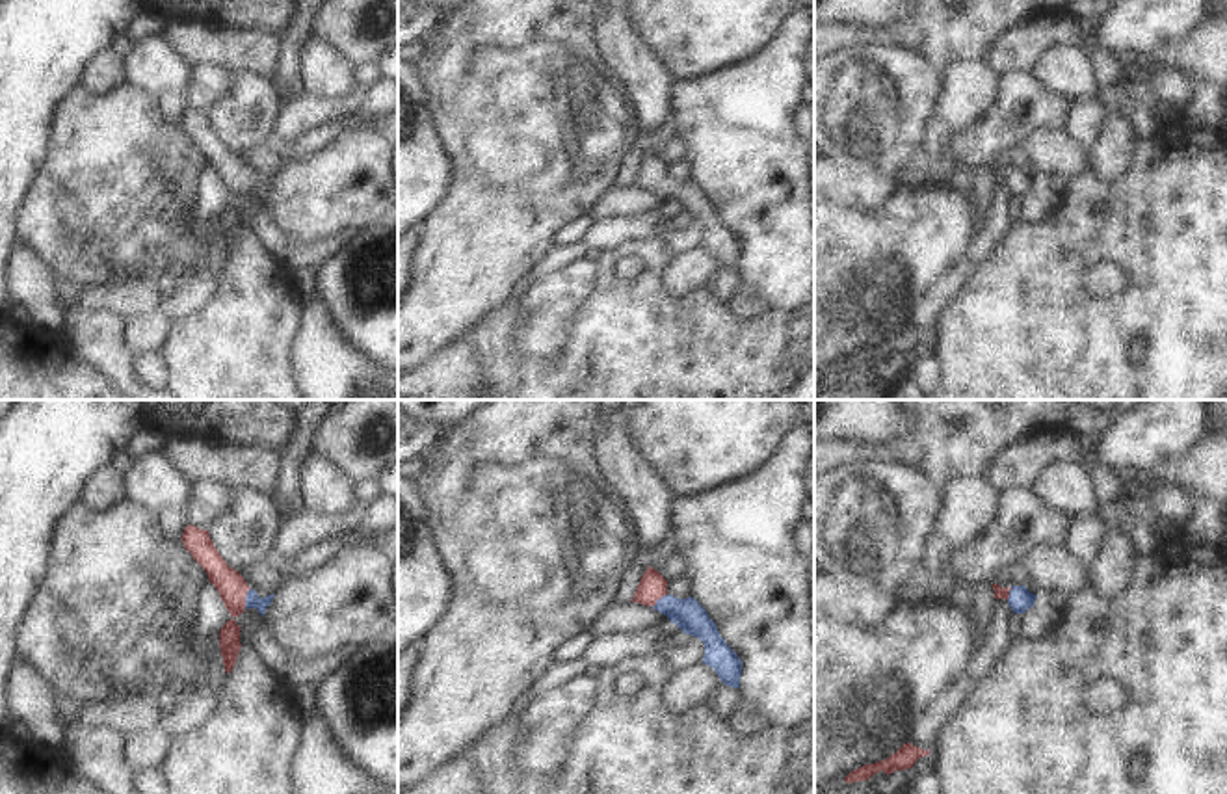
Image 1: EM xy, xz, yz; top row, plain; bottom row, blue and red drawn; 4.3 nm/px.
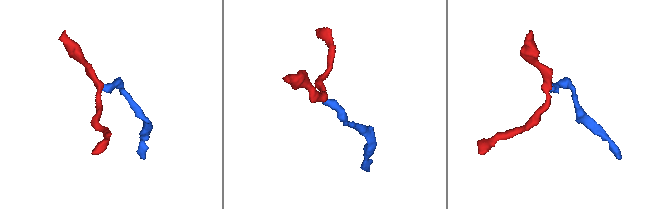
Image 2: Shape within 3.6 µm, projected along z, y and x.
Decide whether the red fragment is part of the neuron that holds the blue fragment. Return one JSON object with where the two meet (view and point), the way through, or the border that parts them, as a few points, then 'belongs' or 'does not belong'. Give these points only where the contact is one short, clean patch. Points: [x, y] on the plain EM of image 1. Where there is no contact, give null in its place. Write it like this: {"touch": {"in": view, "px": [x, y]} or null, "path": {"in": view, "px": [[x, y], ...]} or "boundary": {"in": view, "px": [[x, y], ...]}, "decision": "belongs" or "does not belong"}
{"touch": {"in": "xy", "px": [246, 183]}, "path": {"in": "xy", "px": [[251, 183], [246, 183], [231, 170]]}, "decision": "belongs"}

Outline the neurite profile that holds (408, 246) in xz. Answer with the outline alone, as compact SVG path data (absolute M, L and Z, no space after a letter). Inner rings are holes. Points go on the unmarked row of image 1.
M416 227L398 240L398 305L409 296L416 277L416 255L422 247L422 236L422 227Z

